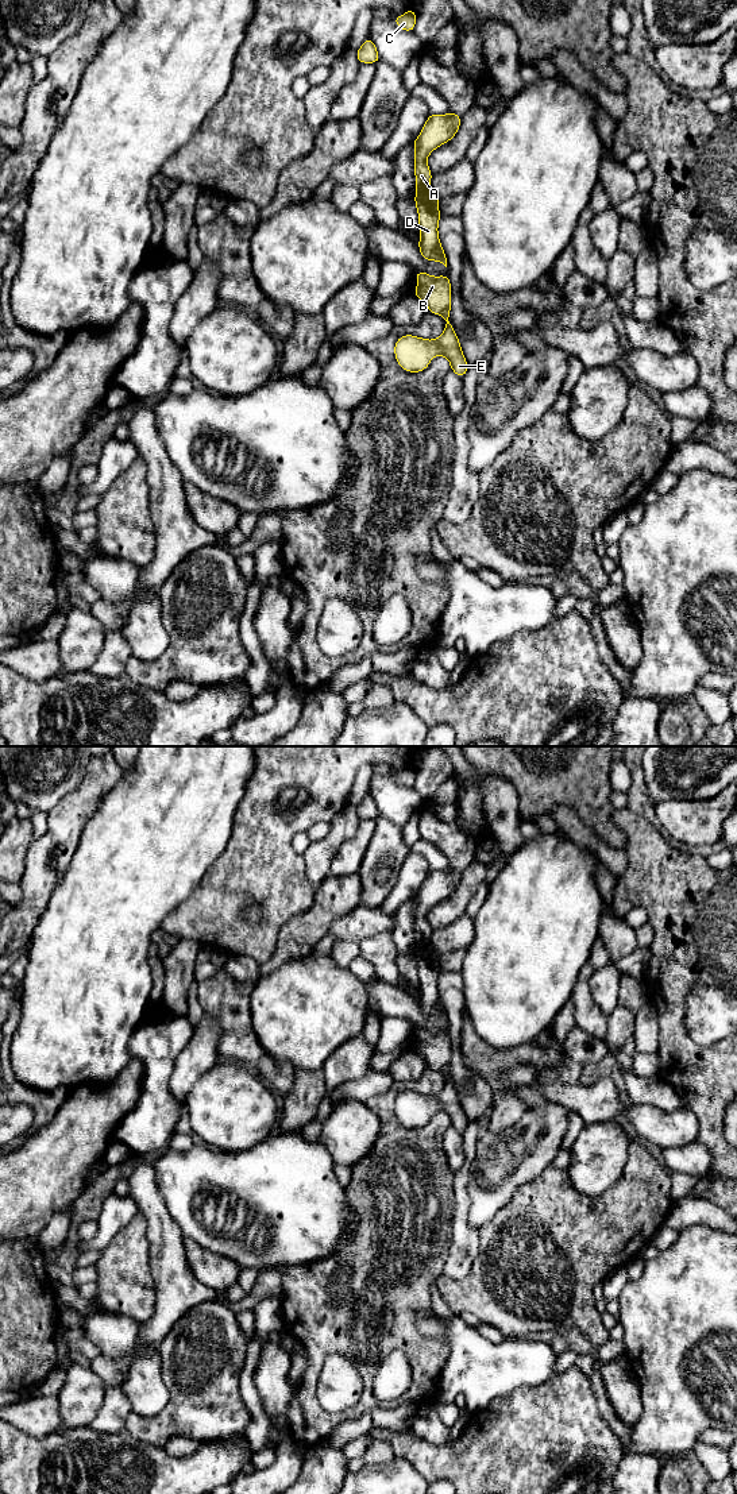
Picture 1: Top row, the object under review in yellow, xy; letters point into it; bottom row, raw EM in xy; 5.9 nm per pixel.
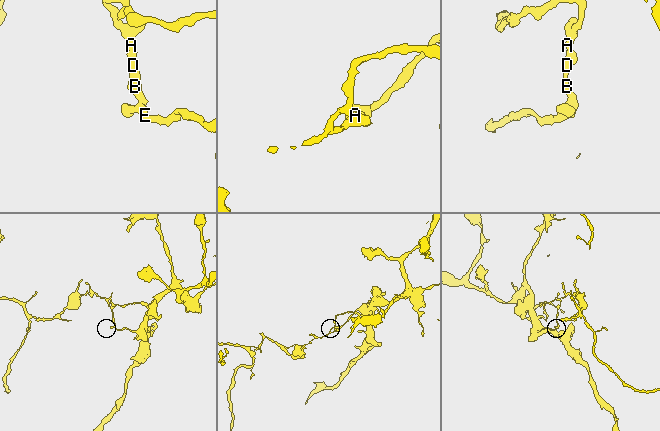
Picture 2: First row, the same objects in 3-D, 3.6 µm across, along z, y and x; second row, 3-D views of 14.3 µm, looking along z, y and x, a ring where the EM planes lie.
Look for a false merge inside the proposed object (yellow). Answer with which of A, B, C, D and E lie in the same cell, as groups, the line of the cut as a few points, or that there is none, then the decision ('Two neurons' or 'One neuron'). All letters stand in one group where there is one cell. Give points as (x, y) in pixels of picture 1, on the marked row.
Groups: A C / B D E. Split along xy (428, 186), (417, 192). Two neurons

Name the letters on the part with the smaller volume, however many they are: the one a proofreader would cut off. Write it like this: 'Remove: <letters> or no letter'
Remove: A, C

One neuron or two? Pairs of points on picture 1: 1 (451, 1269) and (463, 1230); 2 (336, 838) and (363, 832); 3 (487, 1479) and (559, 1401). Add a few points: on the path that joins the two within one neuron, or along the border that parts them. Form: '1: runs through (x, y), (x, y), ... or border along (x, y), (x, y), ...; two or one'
1: runs through (460, 1259), (463, 1239); one
2: border along (359, 819), (357, 832), (338, 849), (334, 859); two
3: runs through (506, 1460), (547, 1420); one

